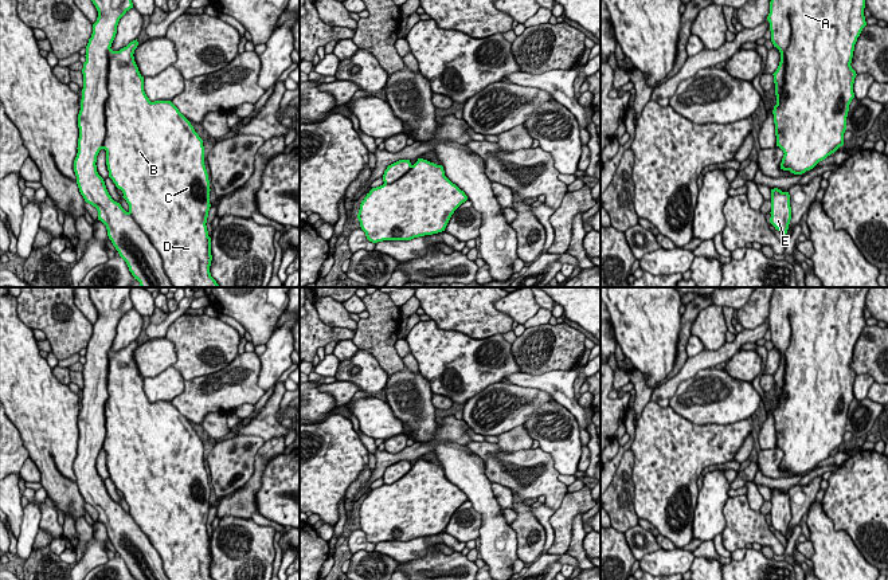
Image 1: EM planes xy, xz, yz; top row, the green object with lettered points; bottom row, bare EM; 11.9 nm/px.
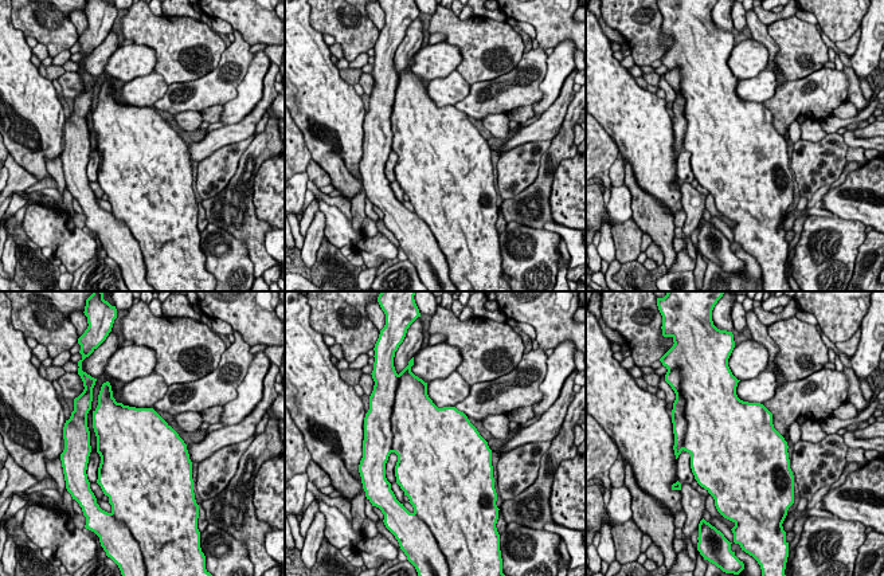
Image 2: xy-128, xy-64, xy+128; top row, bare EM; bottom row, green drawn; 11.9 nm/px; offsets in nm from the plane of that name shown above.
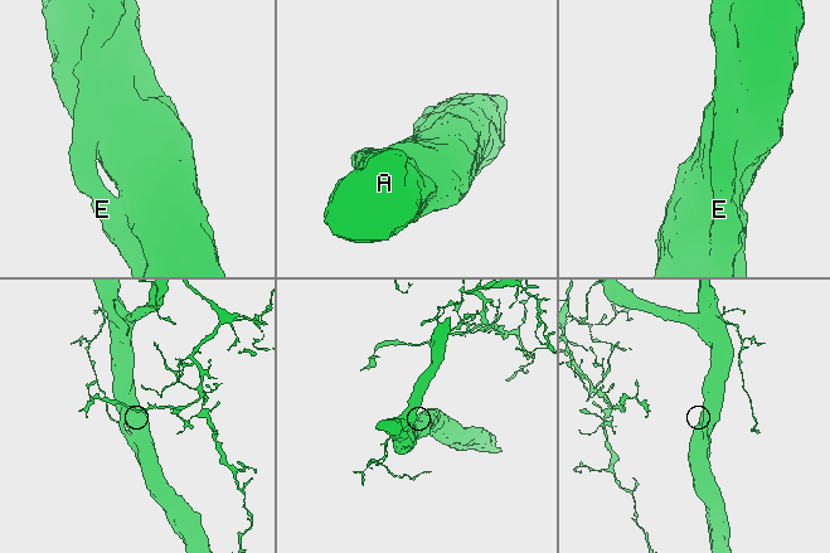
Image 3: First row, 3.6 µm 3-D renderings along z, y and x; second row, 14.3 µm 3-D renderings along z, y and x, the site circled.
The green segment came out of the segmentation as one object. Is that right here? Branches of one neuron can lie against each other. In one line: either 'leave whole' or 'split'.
leave whole

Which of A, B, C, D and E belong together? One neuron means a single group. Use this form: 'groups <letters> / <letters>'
groups A B C D E

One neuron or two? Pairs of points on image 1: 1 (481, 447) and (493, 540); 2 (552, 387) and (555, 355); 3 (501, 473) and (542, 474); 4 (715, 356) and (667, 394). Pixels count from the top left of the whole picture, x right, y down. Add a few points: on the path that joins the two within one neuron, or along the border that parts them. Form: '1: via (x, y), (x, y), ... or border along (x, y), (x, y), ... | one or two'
1: border along (465, 446), (482, 459), (485, 475), (492, 482) | two
2: border along (571, 368), (536, 375), (523, 373) | two
3: via (511, 473), (532, 473) | one
4: via (703, 360), (696, 363), (676, 381) | one

